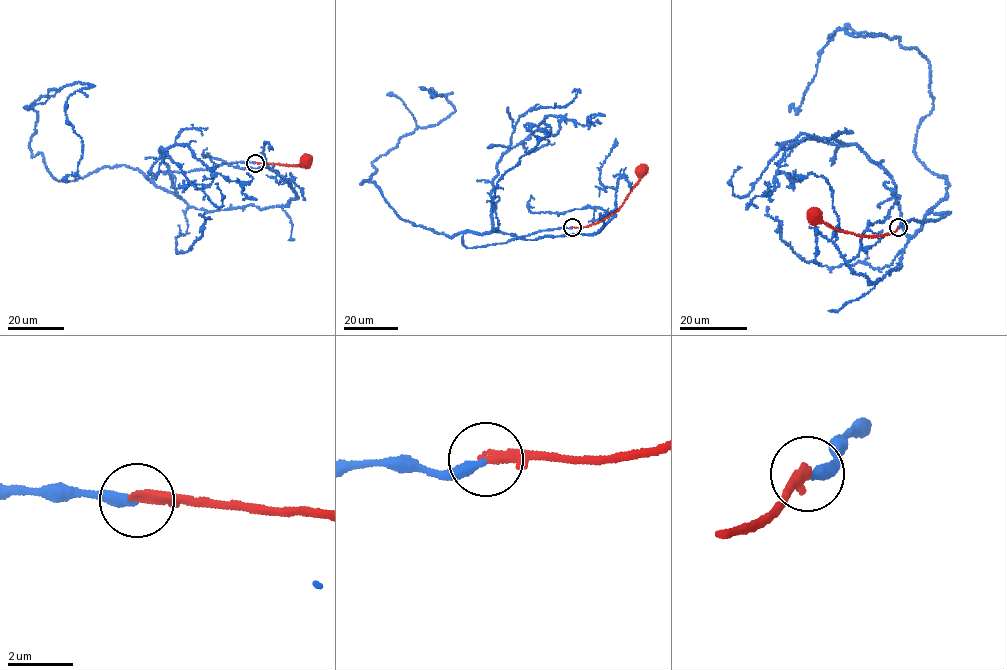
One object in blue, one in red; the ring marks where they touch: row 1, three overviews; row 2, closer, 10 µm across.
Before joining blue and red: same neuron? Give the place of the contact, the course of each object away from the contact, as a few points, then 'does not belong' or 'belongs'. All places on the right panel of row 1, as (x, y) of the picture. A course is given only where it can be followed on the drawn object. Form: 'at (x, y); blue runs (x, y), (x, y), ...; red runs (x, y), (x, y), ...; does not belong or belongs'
at (898, 227); blue runs (898, 227), (950, 212), (928, 212), (949, 185), (914, 151), (933, 108), (926, 57), (840, 27), (788, 111); red runs (898, 227), (892, 233), (868, 237), (817, 222), (809, 217), (812, 216); does not belong

